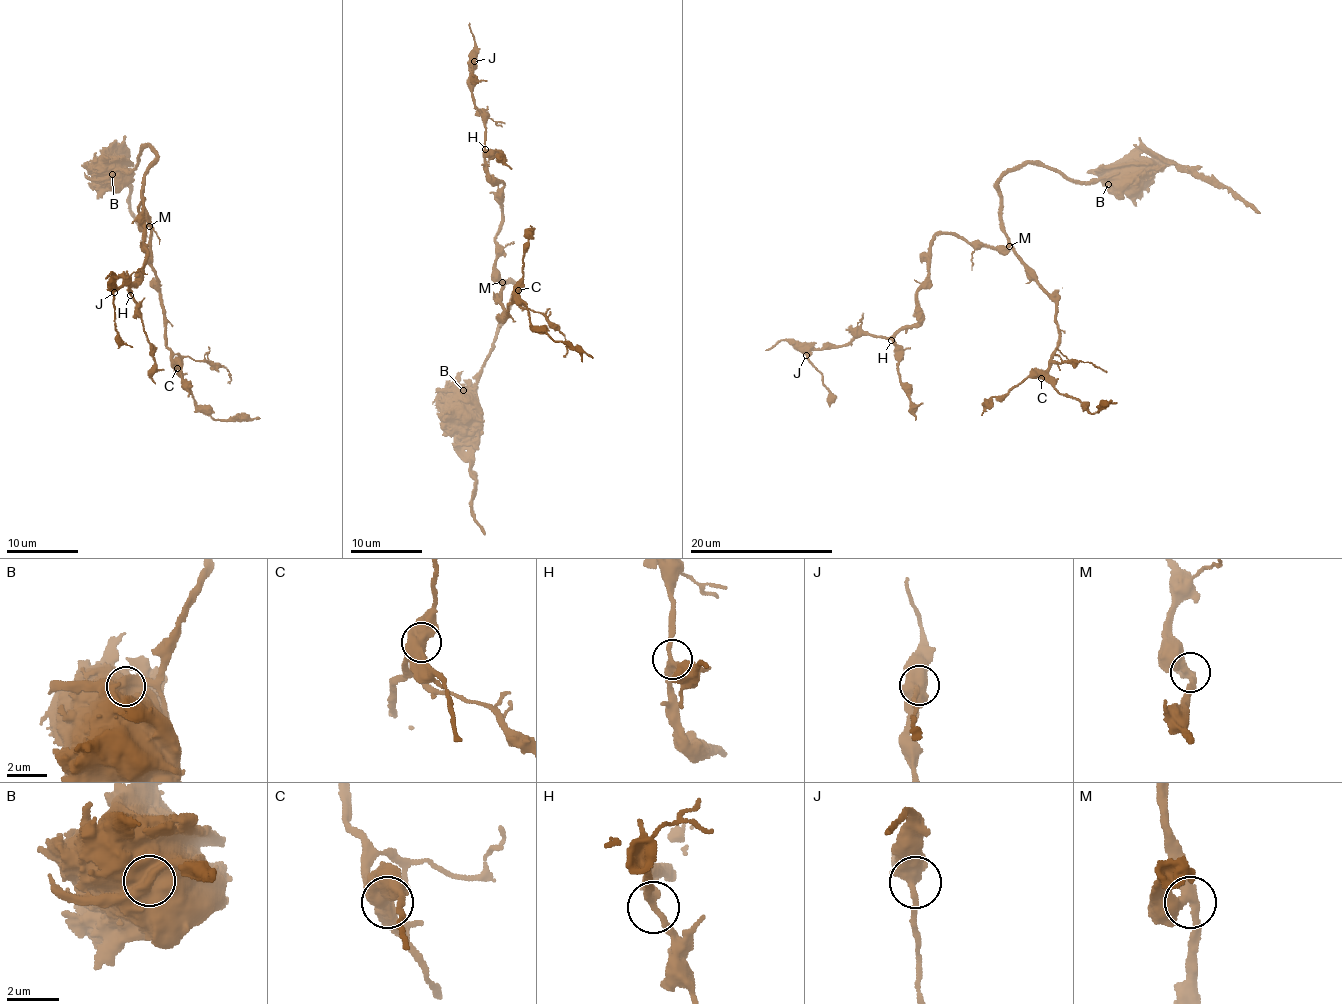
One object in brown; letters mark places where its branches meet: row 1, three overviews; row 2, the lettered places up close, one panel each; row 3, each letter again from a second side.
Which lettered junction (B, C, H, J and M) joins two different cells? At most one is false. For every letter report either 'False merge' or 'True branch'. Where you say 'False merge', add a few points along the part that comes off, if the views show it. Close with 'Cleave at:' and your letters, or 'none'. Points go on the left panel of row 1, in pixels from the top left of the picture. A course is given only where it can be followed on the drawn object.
B: False merge. Course of the part to remove: (111, 175), (147, 146), (156, 157), (147, 264), (128, 291), (111, 288), (132, 346)
C: True branch
H: True branch
J: True branch
M: True branch
Cleave at: B

